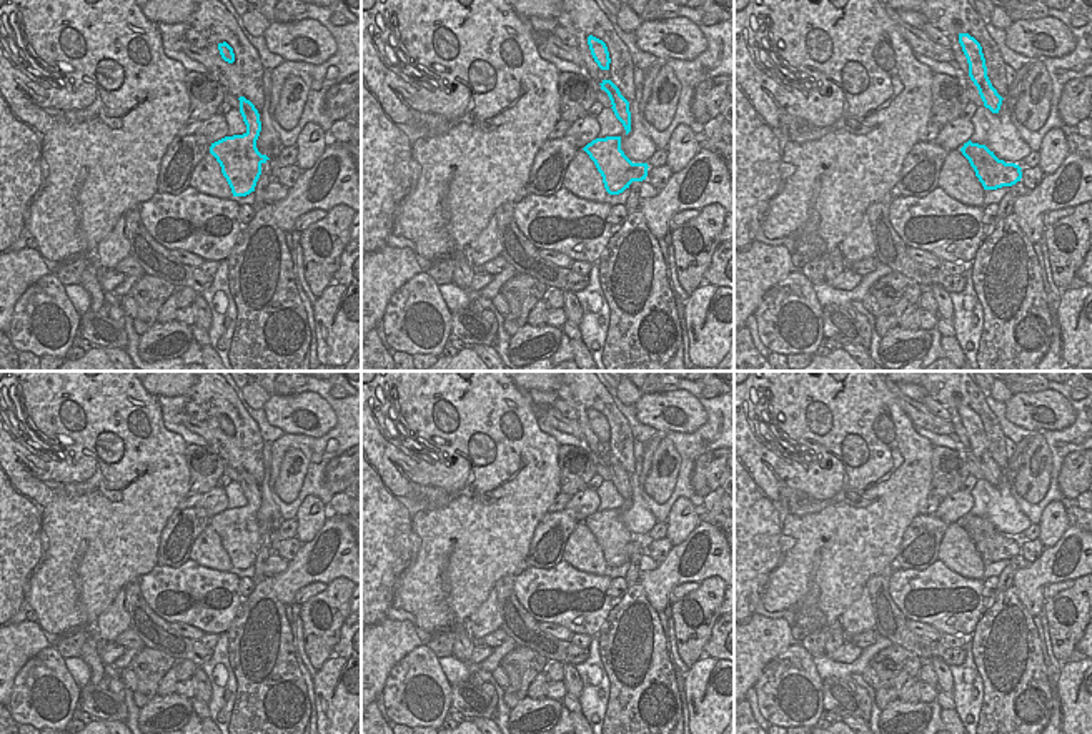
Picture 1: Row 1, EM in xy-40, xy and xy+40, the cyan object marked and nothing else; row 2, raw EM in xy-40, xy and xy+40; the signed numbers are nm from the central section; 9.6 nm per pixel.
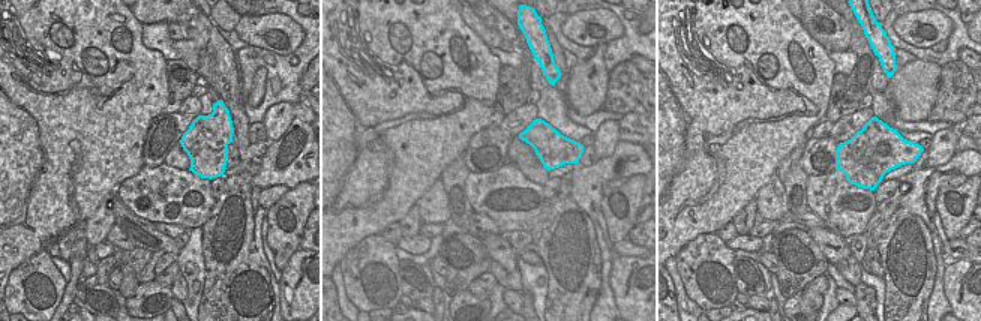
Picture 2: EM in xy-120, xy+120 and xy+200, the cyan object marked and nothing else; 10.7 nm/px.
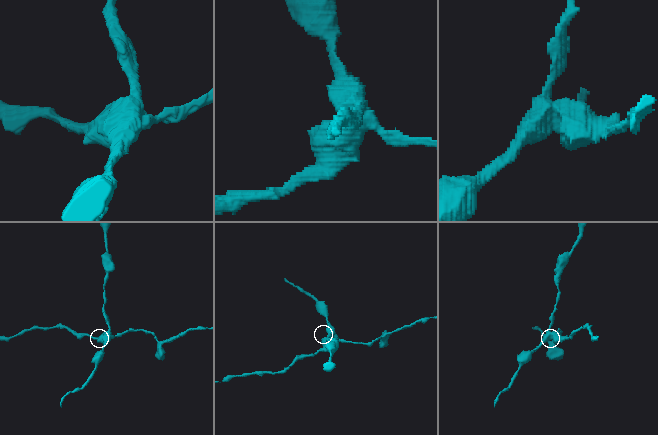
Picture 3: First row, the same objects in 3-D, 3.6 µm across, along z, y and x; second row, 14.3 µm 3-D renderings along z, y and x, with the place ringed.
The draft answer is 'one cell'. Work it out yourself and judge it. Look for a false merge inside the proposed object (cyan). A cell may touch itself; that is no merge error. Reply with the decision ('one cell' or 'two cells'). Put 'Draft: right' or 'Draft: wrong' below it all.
two cells
Draft: wrong

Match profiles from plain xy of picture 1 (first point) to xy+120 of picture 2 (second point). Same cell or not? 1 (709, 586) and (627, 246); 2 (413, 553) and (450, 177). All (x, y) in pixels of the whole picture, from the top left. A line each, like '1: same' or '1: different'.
1: different
2: different

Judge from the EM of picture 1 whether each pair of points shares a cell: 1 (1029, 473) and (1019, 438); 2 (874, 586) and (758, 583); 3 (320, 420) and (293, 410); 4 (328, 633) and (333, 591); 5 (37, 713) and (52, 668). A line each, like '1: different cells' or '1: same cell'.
1: different cells
2: different cells
3: same cell
4: same cell
5: same cell

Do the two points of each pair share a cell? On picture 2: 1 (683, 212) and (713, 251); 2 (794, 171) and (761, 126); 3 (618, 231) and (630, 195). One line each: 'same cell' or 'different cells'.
1: different cells
2: different cells
3: same cell

